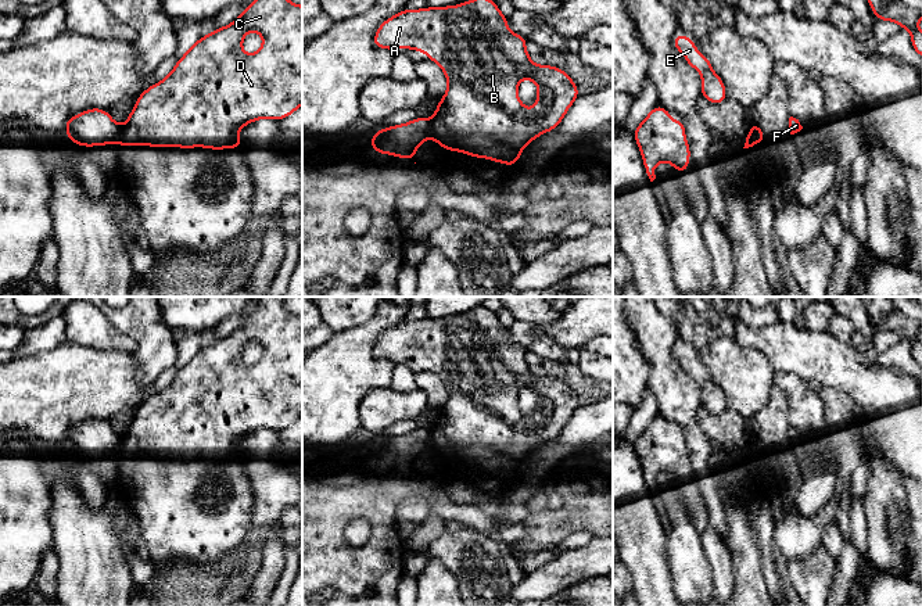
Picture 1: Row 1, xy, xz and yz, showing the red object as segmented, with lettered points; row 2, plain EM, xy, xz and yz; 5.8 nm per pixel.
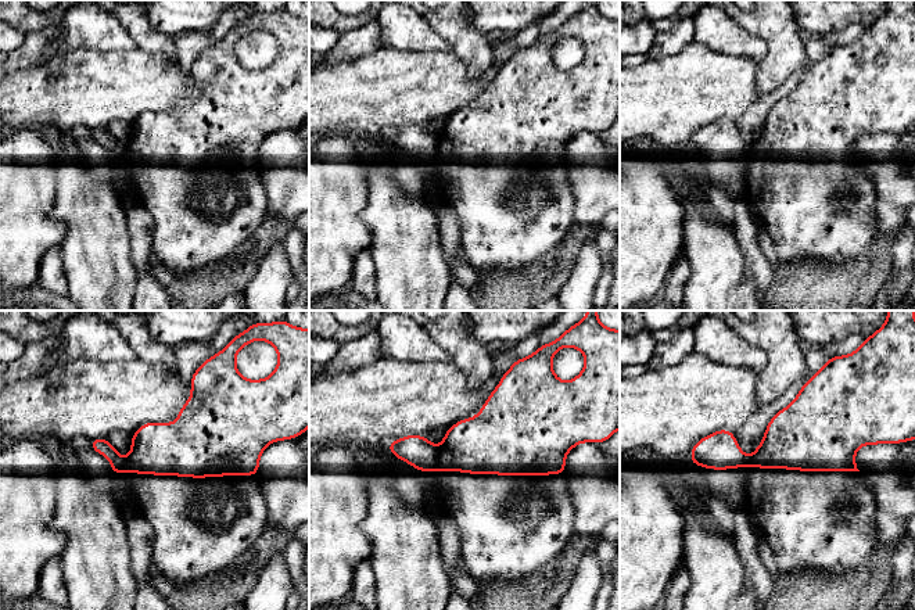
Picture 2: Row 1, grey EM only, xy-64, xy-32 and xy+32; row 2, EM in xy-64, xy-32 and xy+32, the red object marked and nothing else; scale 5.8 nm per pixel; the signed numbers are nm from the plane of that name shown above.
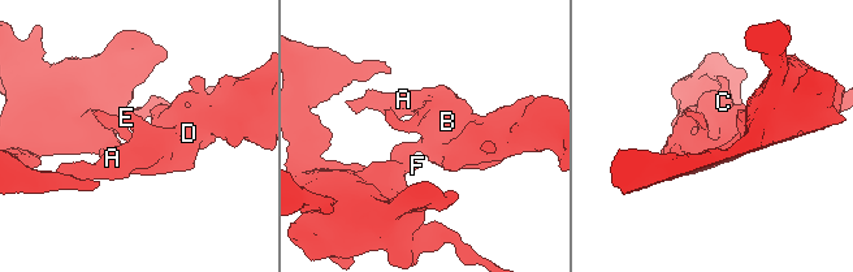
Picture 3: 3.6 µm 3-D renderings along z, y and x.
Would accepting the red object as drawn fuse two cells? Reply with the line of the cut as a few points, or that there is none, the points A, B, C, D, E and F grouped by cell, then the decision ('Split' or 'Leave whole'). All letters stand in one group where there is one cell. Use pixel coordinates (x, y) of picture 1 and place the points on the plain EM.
Split along xy (122, 437), (117, 454). Groups: A B C D E / F. Split

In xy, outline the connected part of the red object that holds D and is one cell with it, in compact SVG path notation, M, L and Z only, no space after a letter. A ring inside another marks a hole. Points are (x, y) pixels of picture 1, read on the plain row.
M259 297L259 306L227 337L200 348L175 374L159 394L144 401L125 435L121 438L122 456L205 458L212 460L243 459L238 441L254 431L270 428L277 433L302 416L302 316L288 312L284 297ZM256 341L263 348L255 365L245 365L241 354L247 344Z

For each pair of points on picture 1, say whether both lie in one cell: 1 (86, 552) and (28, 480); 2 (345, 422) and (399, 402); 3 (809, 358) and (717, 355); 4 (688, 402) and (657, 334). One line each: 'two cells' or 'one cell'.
1: two cells
2: two cells
3: two cells
4: one cell

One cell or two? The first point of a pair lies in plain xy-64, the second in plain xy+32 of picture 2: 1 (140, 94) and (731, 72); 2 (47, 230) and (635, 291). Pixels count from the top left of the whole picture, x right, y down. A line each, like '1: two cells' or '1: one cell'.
1: one cell
2: one cell

